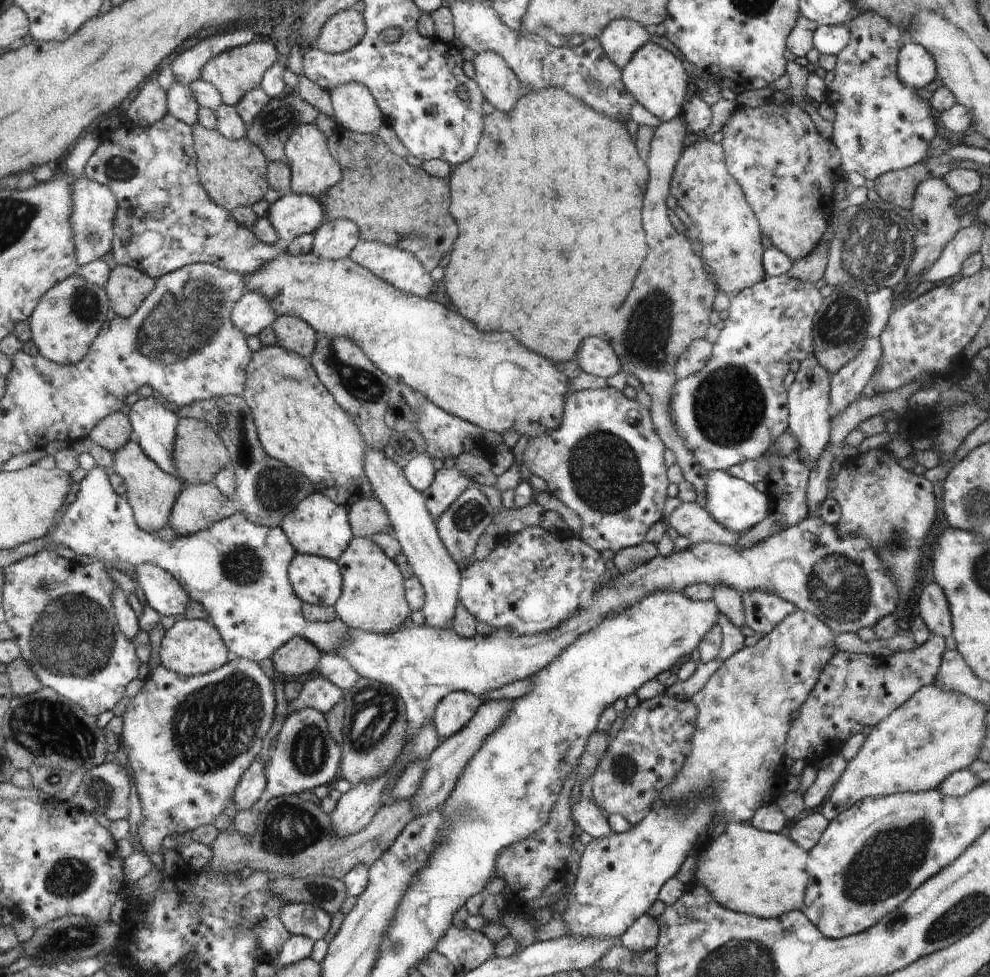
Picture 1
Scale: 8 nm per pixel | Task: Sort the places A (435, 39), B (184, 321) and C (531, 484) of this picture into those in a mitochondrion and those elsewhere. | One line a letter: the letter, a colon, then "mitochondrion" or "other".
A: other
B: mitochondrion
C: other

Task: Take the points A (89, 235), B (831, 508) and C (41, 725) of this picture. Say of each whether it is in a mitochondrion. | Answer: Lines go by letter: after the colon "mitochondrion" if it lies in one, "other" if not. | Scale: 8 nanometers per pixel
A: mitochondrion
B: other
C: mitochondrion

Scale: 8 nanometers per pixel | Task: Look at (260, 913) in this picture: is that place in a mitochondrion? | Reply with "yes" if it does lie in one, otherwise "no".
no

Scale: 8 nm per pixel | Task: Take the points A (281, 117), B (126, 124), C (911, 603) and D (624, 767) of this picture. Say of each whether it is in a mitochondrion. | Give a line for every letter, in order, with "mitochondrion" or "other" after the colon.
A: mitochondrion
B: other
C: other
D: mitochondrion

